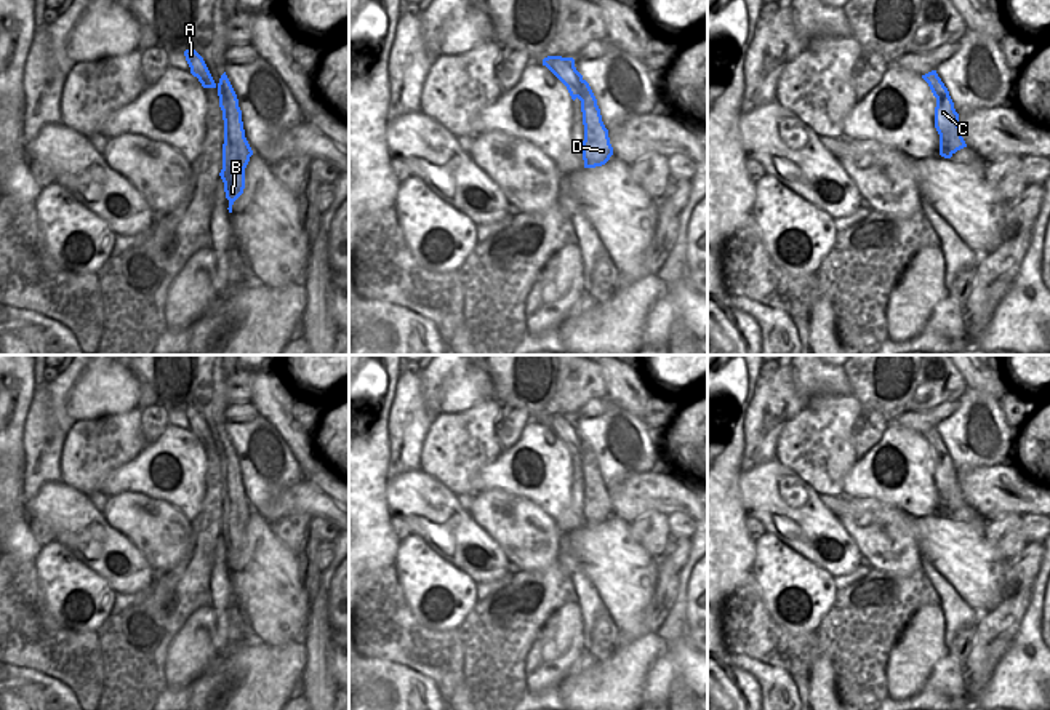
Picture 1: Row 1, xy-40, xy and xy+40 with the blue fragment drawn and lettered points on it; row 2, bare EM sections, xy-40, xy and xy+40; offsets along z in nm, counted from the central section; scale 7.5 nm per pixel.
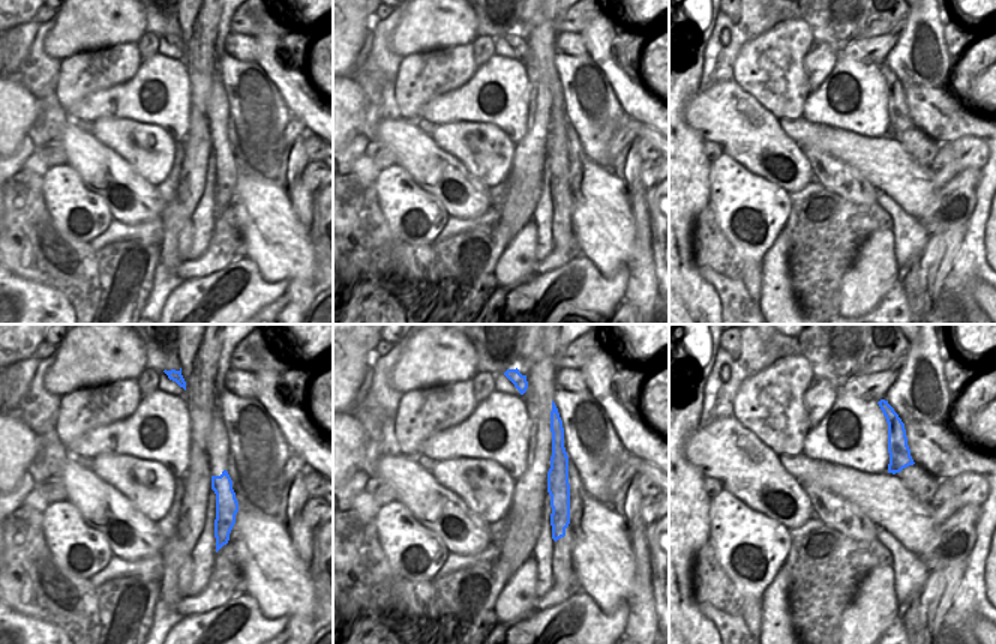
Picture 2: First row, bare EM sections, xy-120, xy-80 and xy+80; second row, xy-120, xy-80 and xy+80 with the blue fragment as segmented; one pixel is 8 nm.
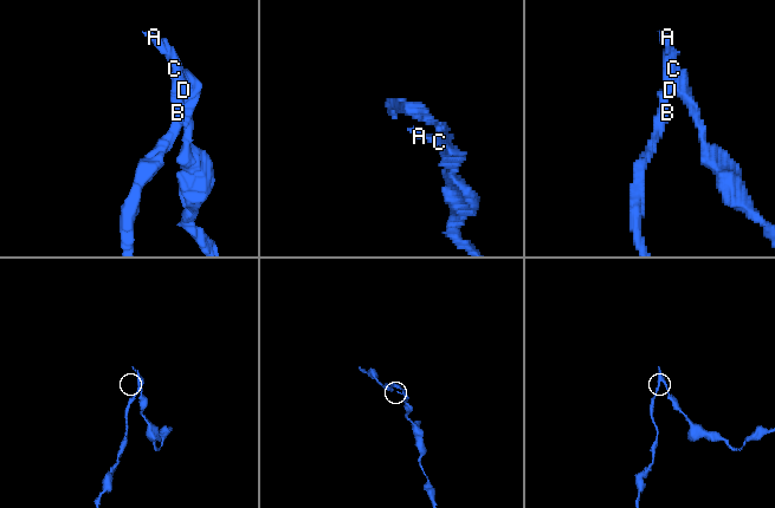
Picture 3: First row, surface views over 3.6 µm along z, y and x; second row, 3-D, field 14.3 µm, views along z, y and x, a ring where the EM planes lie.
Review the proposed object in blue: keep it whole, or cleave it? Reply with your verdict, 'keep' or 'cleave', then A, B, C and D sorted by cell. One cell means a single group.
cleave | A C / B D

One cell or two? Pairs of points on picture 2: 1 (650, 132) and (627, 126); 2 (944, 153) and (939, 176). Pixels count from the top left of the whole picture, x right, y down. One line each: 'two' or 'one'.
1: two
2: one

